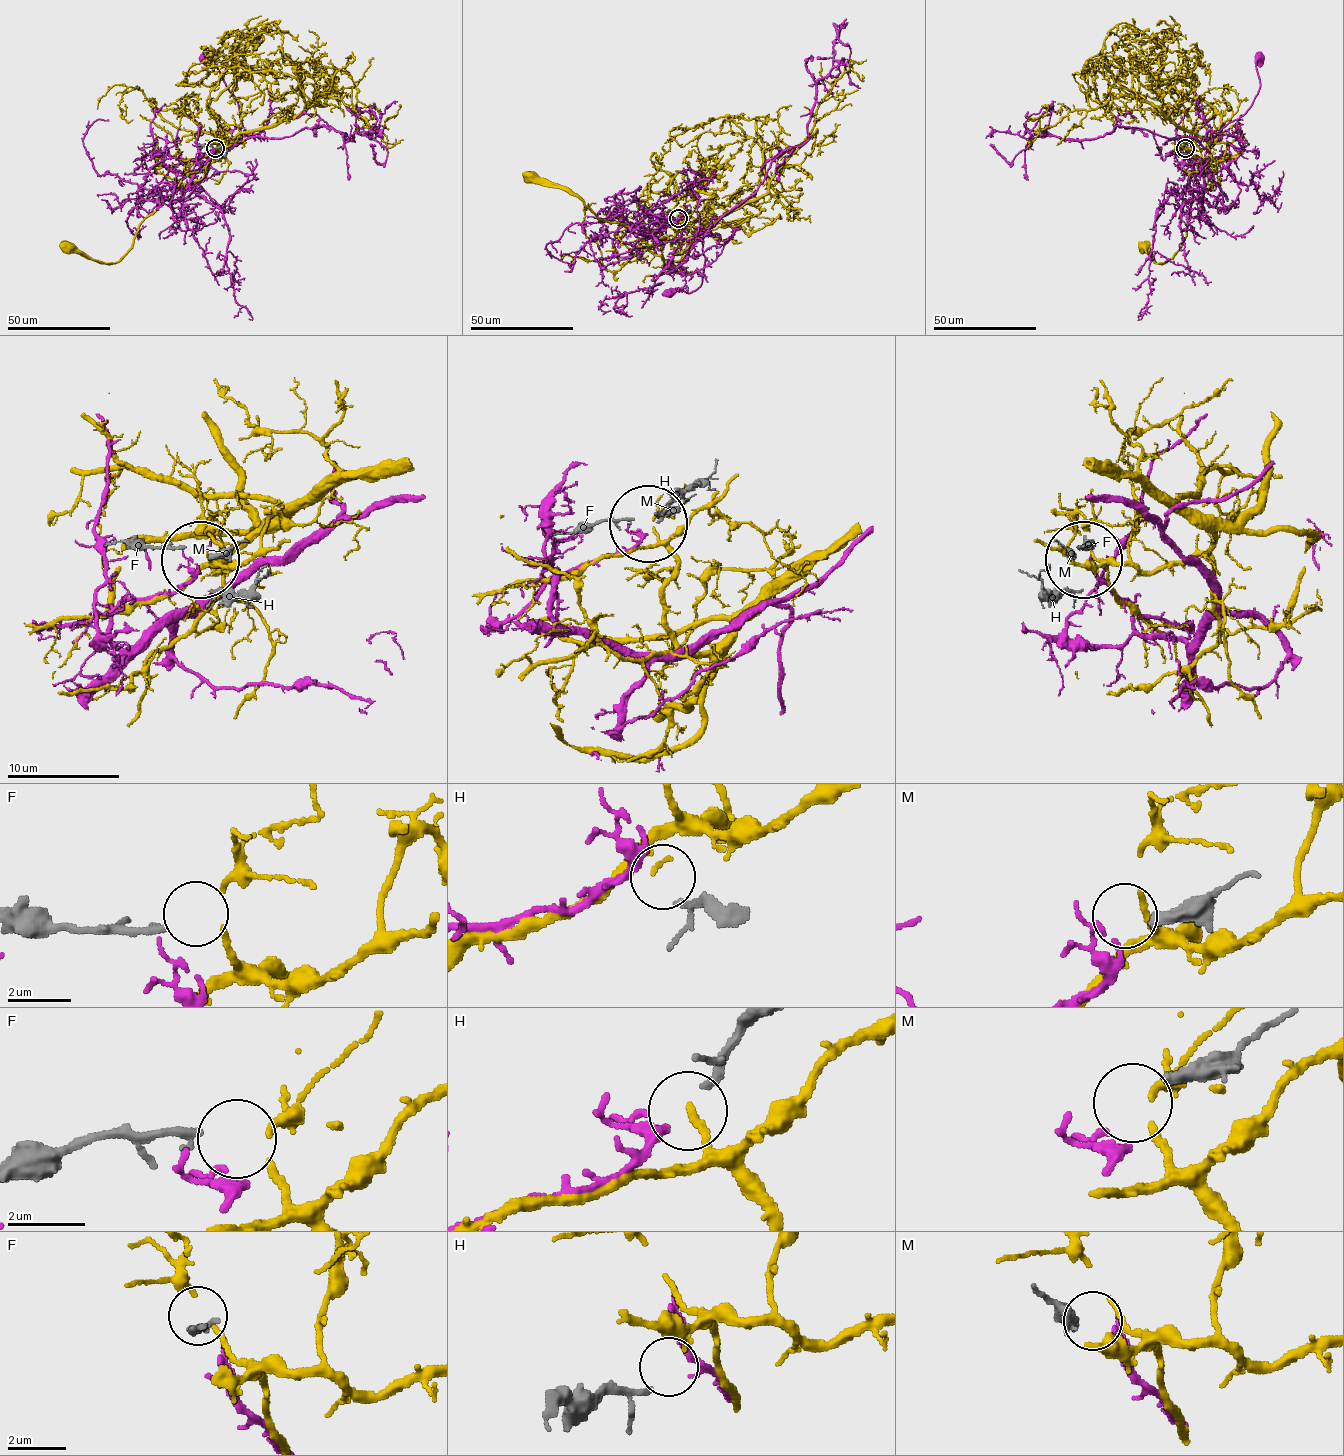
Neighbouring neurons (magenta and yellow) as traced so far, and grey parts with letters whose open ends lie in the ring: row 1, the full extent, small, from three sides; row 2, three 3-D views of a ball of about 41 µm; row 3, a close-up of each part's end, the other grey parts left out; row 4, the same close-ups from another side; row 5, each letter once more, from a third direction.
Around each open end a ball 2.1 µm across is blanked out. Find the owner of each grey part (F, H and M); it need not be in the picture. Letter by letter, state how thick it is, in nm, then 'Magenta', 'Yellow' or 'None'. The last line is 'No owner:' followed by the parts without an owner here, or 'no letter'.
F: Thickness 240 nm. Yellow
H: Thickness 140 nm. Magenta
M: Thickness 360 nm. None
No owner: M

